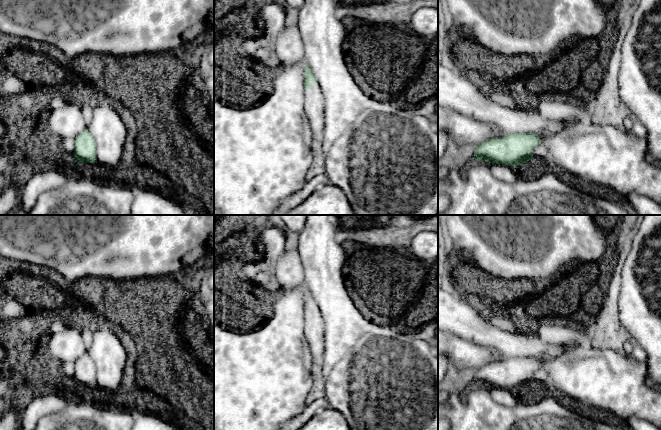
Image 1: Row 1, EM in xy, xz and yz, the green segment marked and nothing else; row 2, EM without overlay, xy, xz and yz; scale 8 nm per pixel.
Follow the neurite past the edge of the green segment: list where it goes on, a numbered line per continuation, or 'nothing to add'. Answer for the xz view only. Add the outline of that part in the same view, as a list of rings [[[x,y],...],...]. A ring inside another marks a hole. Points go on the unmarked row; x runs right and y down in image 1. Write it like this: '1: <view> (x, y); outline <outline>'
1: xz (314, 330); outline [[[313,307],[311,313],[305,313],[304,334],[308,341],[313,363],[321,368],[325,352],[325,326],[319,307]]]

